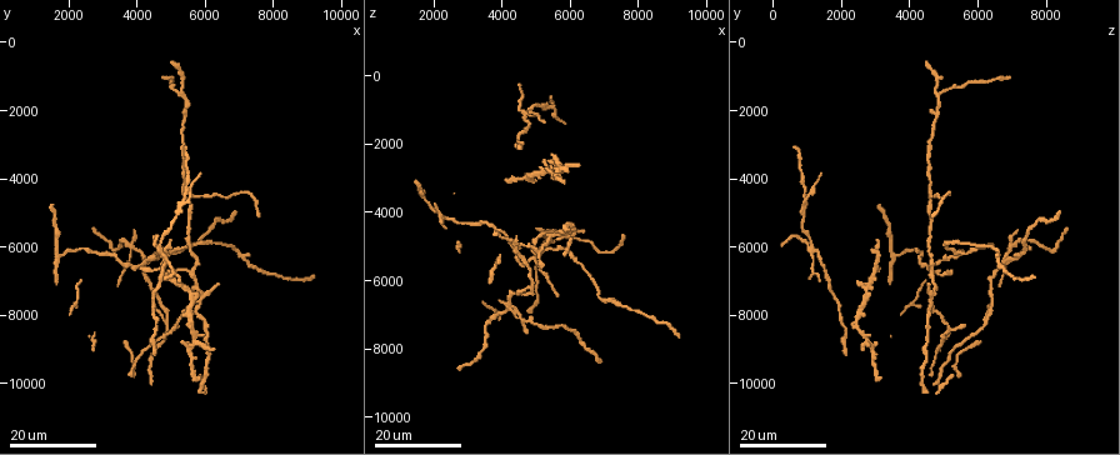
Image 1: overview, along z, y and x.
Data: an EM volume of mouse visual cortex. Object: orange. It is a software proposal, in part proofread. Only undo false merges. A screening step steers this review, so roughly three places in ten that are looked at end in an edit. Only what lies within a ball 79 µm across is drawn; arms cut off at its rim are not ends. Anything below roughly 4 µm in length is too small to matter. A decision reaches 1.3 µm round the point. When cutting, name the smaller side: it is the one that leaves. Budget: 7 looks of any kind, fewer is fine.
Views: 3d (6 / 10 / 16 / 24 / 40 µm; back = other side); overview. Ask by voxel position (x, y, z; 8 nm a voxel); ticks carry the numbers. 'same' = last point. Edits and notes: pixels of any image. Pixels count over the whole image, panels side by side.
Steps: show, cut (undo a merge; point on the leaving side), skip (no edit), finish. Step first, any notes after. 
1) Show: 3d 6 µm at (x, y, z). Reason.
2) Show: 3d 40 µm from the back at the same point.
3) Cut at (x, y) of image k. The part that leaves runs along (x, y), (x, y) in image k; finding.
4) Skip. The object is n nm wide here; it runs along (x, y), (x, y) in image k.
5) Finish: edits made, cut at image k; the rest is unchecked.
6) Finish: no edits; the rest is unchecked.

Show: 3d 16 µm at (5400, 1600, 4800).

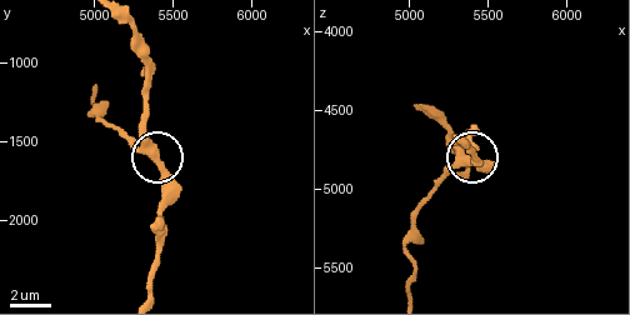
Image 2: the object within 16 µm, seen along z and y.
Show: 3d 6 µm at (5320, 1520, 4820). Closer look.

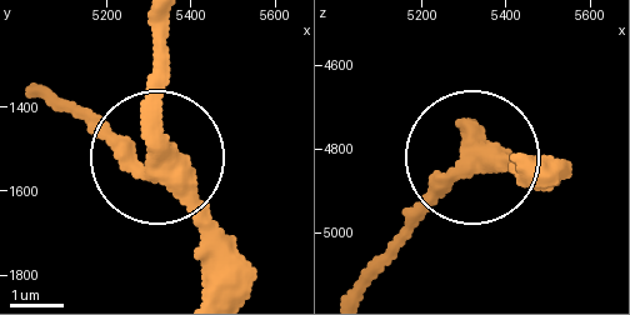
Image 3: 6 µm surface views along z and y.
Skip. 3 arms meet here; all the same cell.

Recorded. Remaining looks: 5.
Show: 3d 16 µm at (5500, 4700, 900). Three arms meet.

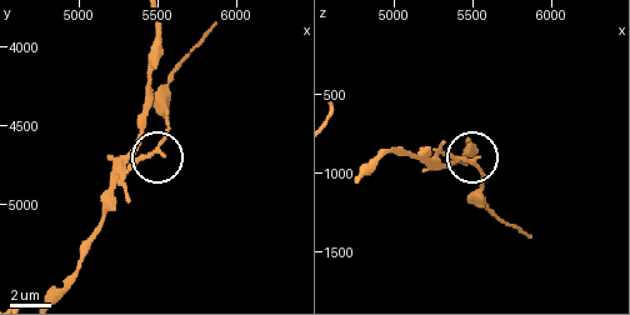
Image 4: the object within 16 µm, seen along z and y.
Show: 3d 10 µm at (5400, 4680, 900).

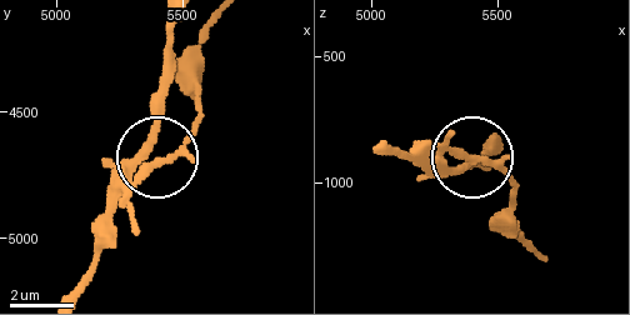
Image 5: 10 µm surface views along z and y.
Skip. It runs along (73, 290), (129, 185), (199, 115) in image 5; one cell here.

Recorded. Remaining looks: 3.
Show: 3d 24 µm at (4700, 6000, 1100). Small branch off a trunk.

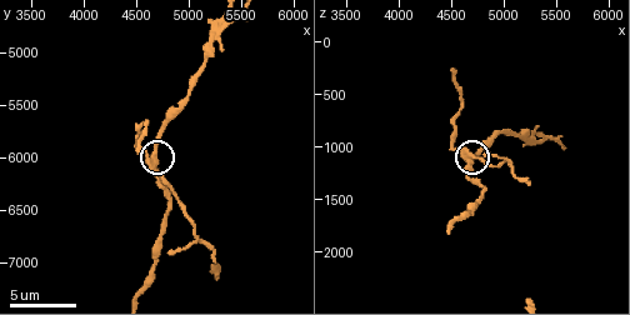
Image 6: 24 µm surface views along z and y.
Show: 3d 10 µm at (4660, 5960, 1120).

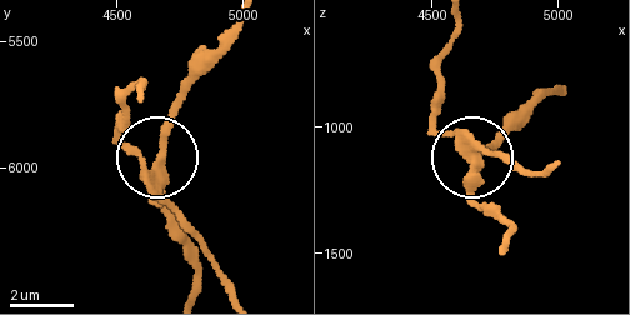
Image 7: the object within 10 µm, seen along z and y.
Skip. It runs along (193, 290), (195, 258), (154, 166), (200, 246) in image 7; one cell here.

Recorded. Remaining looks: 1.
Finish: no edits; the rest is unchecked.

